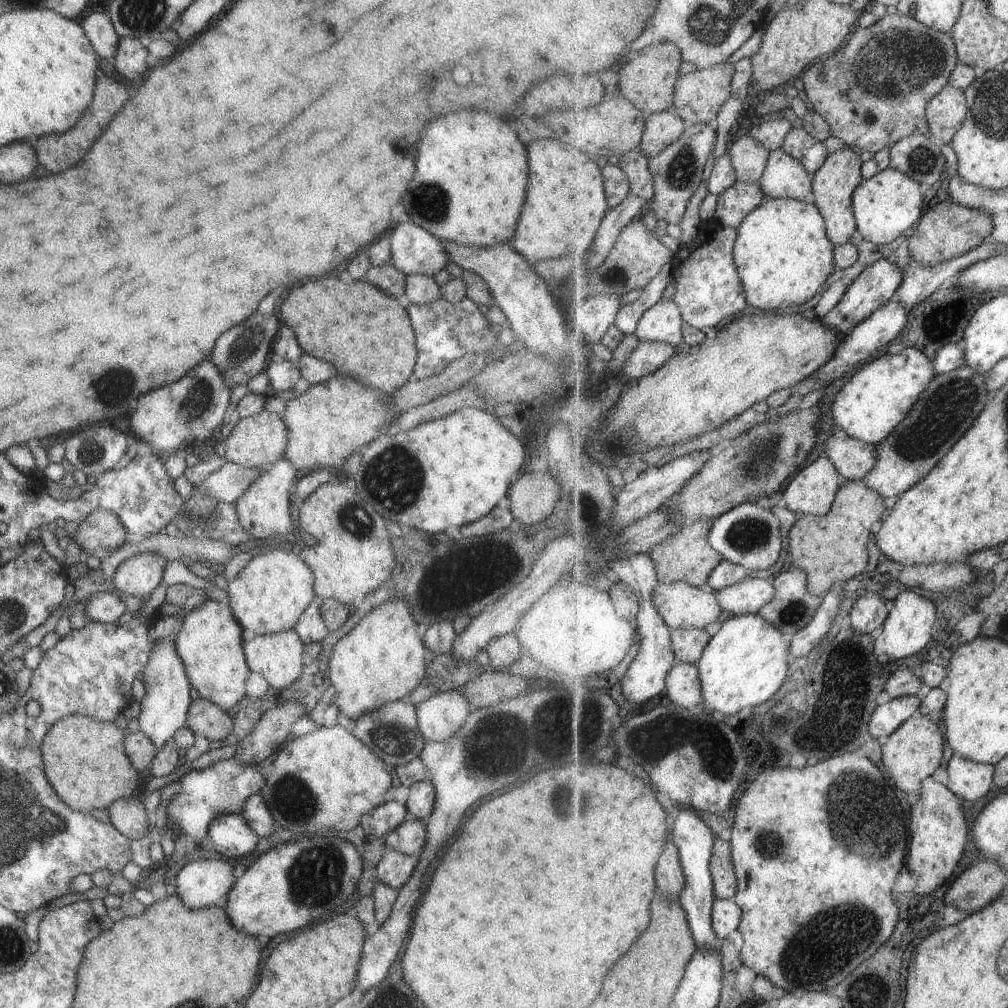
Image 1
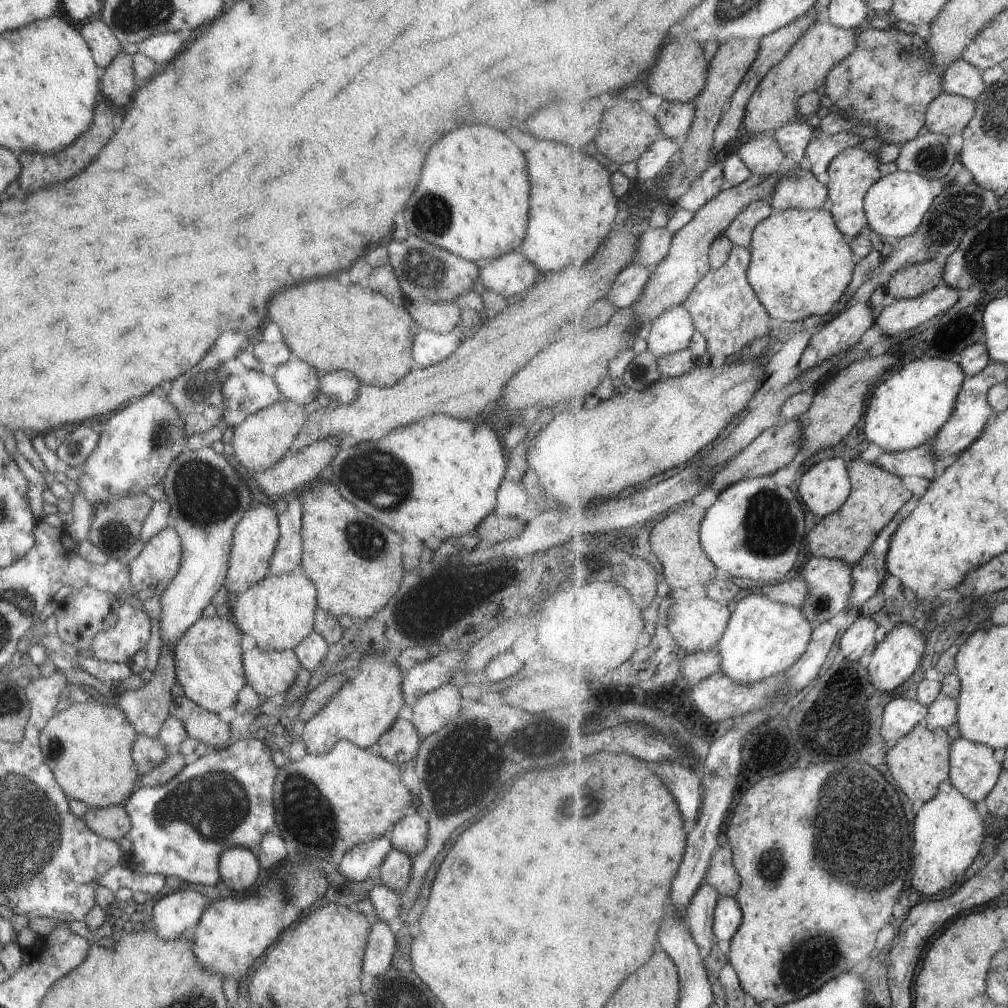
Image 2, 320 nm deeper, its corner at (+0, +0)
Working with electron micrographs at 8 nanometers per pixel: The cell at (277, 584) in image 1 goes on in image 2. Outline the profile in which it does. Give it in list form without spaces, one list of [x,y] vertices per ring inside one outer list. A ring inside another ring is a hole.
[[[298,569],[277,576],[265,576],[247,590],[230,598],[228,617],[239,630],[253,638],[260,650],[294,650],[313,631],[316,591]]]

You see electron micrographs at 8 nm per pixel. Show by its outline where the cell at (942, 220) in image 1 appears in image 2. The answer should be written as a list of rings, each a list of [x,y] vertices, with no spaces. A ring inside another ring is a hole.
[[[925,260],[913,266],[907,266],[899,270],[887,284],[887,293],[895,296],[895,299],[919,298],[921,294],[930,292],[939,286],[944,267],[939,267],[938,261]]]

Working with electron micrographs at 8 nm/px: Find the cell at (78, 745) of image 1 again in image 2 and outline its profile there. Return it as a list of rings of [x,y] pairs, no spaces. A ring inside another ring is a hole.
[[[95,699],[87,702],[73,703],[63,708],[45,722],[38,735],[39,747],[43,761],[53,774],[54,780],[69,800],[77,800],[88,808],[102,808],[122,804],[138,785],[138,778],[151,768],[159,766],[169,753],[157,738],[136,734],[127,722],[125,714],[115,706],[102,706]]]

